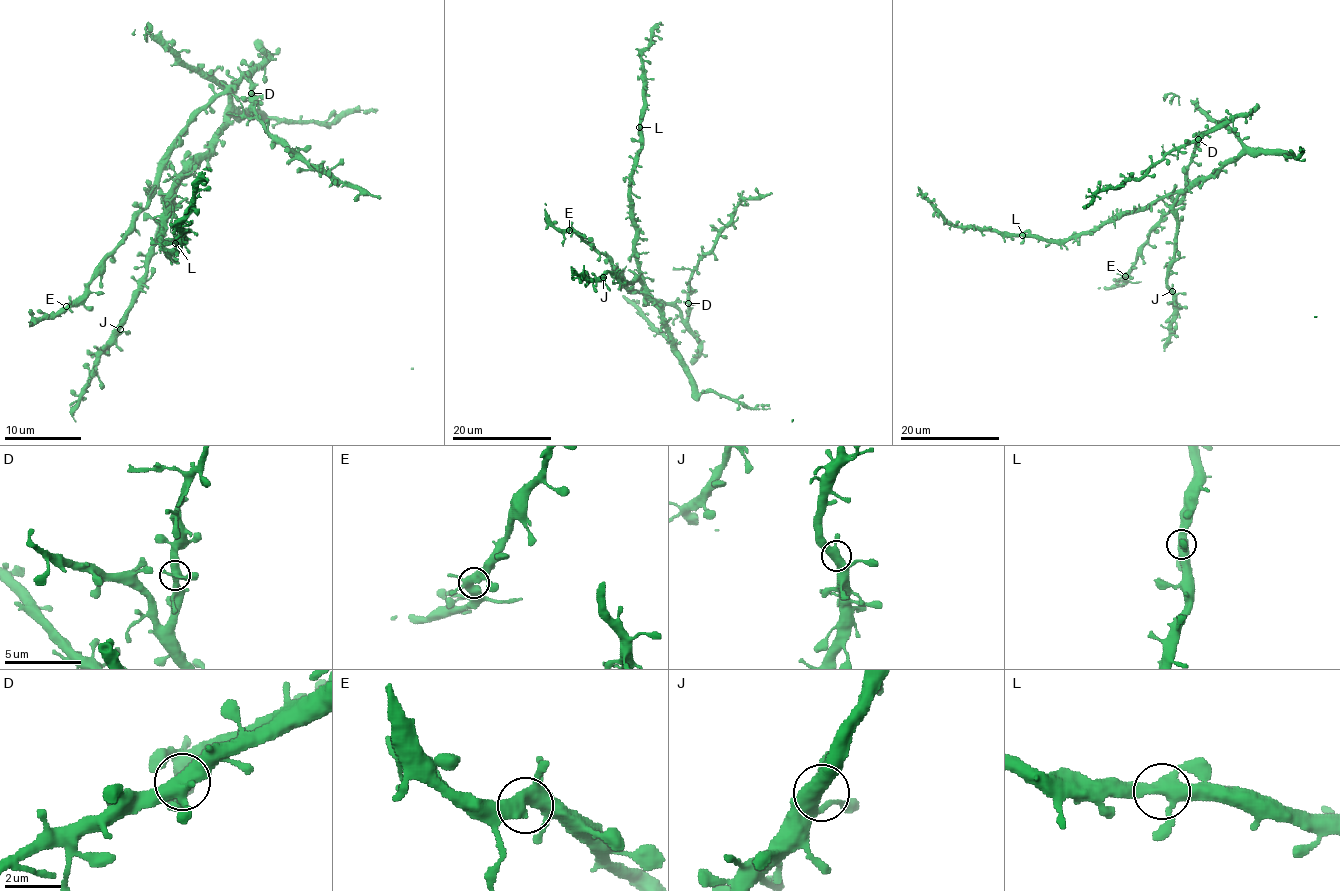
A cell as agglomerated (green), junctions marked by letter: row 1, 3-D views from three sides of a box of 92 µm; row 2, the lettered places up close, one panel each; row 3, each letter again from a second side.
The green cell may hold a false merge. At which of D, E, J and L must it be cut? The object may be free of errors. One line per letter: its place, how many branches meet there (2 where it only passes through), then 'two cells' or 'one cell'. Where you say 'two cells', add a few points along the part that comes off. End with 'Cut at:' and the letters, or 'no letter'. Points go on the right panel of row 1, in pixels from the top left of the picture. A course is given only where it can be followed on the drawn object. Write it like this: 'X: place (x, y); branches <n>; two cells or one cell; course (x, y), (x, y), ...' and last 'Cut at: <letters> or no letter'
D: place (1198, 139); branches 4; one cell
E: place (1125, 276); branches 4; one cell
J: place (1172, 291); branches 4; one cell
L: place (1022, 235); branches 4; one cell
Cut at: no letter

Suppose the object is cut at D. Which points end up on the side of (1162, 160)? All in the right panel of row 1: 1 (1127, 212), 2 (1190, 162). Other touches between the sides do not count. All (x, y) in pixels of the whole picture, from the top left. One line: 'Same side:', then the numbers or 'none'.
Same side: none

